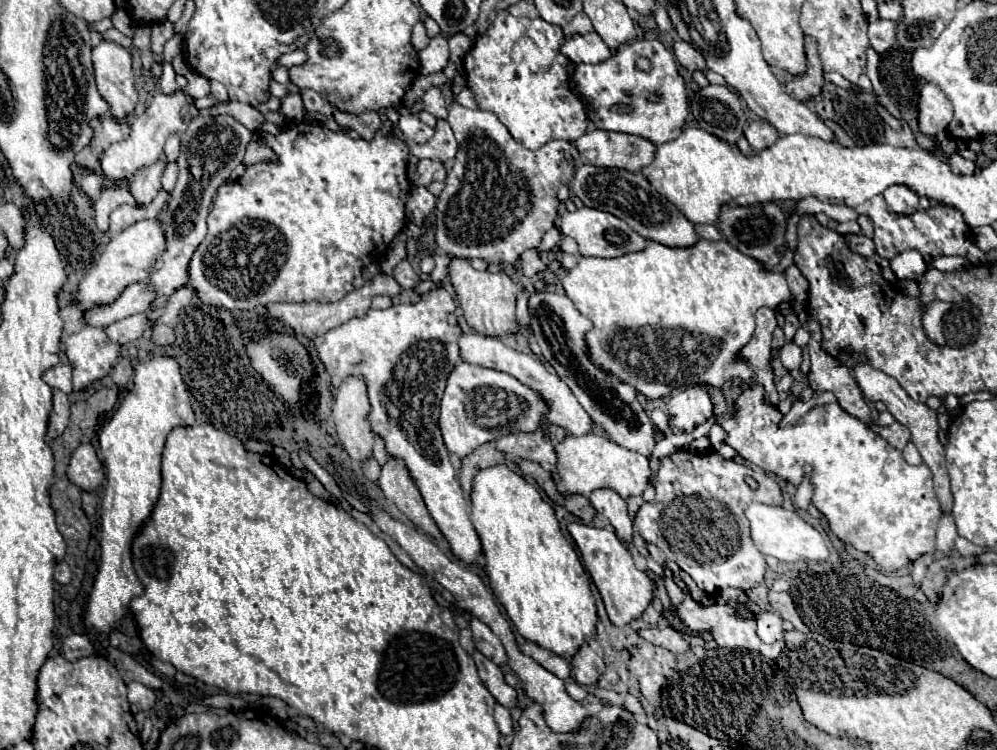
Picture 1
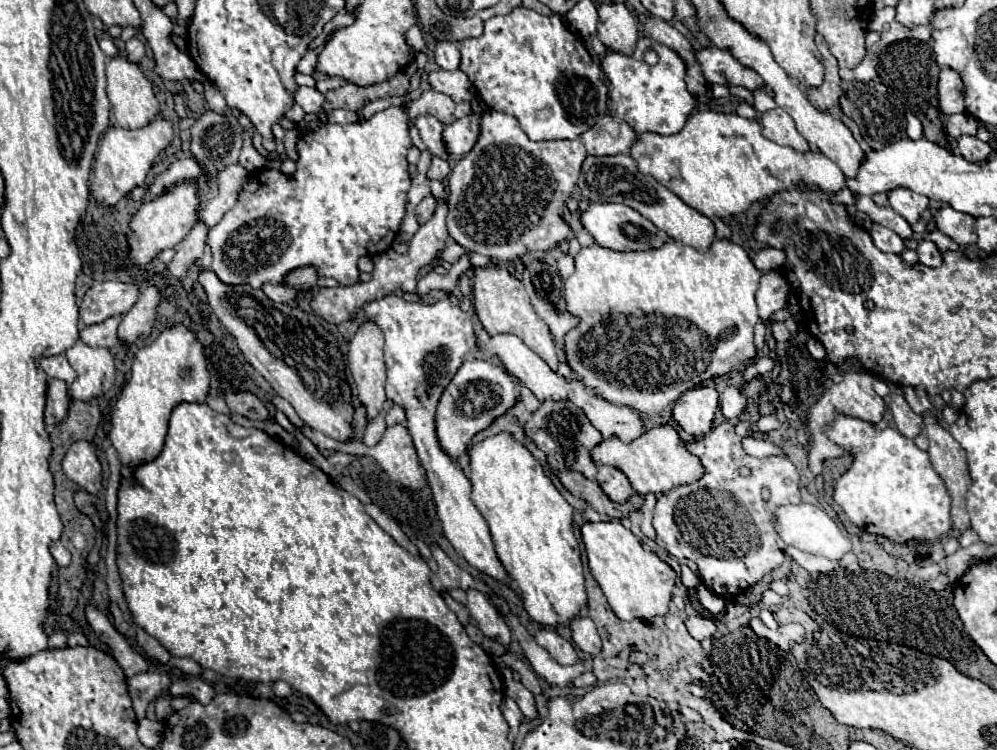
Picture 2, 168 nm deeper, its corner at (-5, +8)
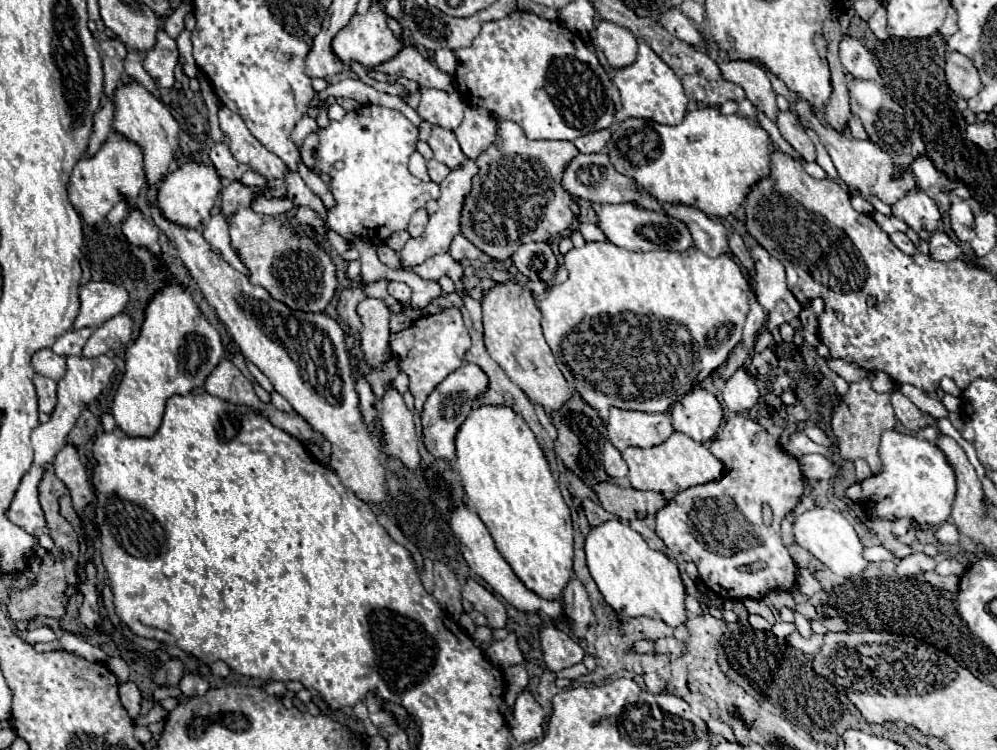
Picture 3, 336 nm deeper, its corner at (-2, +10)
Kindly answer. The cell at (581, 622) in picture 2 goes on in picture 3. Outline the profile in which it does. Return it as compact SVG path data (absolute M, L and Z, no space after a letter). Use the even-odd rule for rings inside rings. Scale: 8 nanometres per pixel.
M575 576L563 590L563 602L565 602L567 618L571 618L573 622L575 636L583 638L587 634L589 624L593 622L593 612L591 612L591 602L585 592L585 586Z

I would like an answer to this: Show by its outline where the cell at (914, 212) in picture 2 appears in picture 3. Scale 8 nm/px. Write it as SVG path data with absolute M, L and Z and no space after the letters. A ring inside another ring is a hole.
M909 192L897 204L891 206L893 216L903 220L913 230L933 232L941 220L935 200L931 200L925 192Z

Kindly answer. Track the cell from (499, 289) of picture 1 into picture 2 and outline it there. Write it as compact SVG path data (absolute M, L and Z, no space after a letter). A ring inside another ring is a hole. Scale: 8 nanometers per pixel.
M472 266L474 278L472 278L472 294L474 294L474 310L478 320L482 322L484 330L488 334L516 334L524 340L528 348L532 348L540 358L546 360L546 364L556 370L558 368L558 356L556 356L556 344L550 336L548 326L536 316L528 294L520 280L516 280L506 268L486 268L486 266Z

